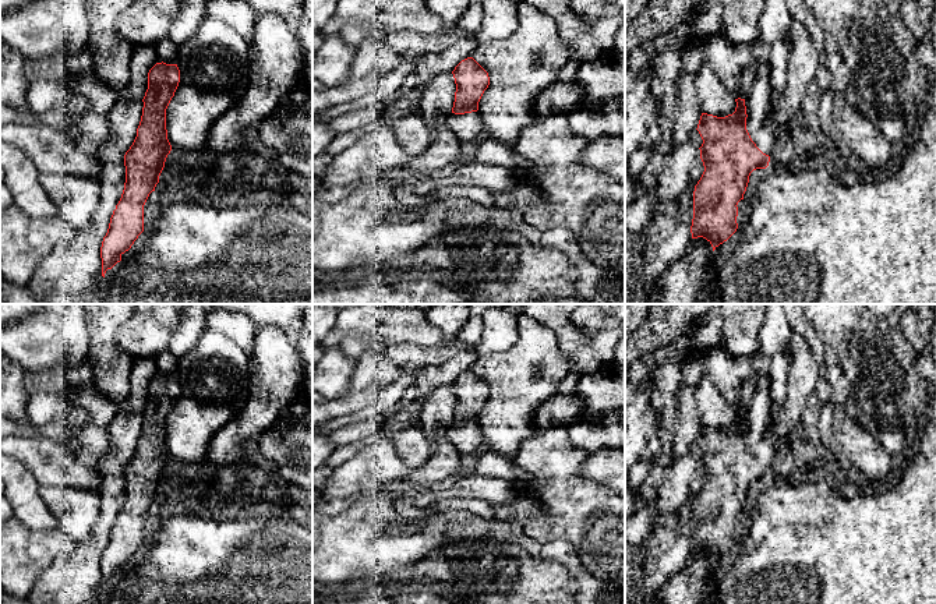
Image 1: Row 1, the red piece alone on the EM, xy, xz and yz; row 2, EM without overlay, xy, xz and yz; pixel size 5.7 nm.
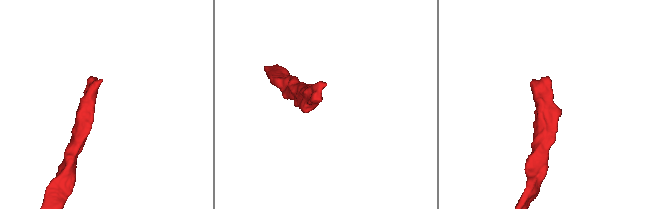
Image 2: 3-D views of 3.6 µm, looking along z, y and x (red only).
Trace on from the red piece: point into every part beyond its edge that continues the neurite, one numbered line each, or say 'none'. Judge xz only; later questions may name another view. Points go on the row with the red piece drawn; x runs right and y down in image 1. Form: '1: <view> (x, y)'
1: xz (466, 127)

